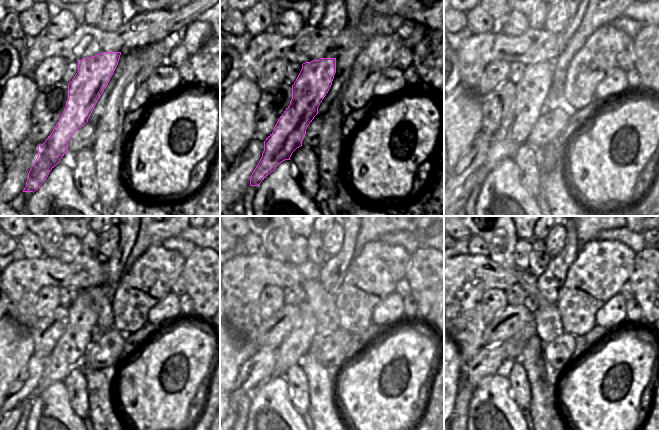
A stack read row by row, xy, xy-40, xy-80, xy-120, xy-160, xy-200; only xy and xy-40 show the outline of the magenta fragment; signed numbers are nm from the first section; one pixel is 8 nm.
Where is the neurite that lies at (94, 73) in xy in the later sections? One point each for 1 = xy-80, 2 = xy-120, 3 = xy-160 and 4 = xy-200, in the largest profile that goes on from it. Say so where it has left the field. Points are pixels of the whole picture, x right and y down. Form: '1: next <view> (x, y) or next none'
1: next xy-80 (533, 89)
2: next xy-120 (70, 349)
3: next xy-160 (297, 343)
4: next xy-200 (514, 346)

